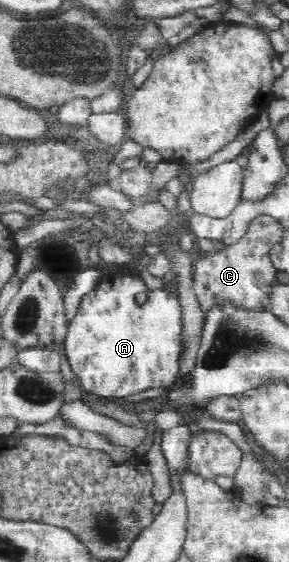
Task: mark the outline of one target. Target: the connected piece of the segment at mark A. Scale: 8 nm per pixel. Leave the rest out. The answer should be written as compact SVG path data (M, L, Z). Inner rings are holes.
M123 273L103 274L96 289L82 298L76 315L68 323L68 333L64 342L65 354L82 392L101 400L117 400L145 390L159 390L159 388L170 390L176 386L179 382L179 363L177 363L179 360L179 334L181 334L181 313L174 292L169 289L165 289L165 291L151 290L139 277Z

